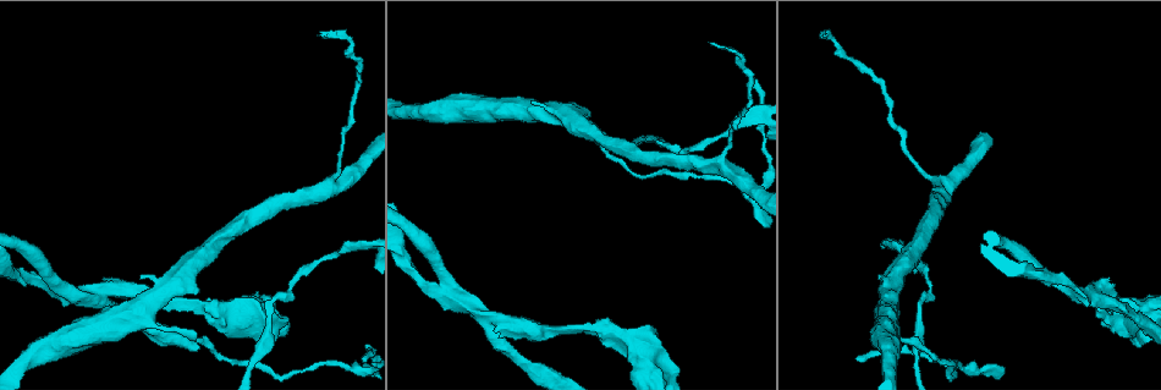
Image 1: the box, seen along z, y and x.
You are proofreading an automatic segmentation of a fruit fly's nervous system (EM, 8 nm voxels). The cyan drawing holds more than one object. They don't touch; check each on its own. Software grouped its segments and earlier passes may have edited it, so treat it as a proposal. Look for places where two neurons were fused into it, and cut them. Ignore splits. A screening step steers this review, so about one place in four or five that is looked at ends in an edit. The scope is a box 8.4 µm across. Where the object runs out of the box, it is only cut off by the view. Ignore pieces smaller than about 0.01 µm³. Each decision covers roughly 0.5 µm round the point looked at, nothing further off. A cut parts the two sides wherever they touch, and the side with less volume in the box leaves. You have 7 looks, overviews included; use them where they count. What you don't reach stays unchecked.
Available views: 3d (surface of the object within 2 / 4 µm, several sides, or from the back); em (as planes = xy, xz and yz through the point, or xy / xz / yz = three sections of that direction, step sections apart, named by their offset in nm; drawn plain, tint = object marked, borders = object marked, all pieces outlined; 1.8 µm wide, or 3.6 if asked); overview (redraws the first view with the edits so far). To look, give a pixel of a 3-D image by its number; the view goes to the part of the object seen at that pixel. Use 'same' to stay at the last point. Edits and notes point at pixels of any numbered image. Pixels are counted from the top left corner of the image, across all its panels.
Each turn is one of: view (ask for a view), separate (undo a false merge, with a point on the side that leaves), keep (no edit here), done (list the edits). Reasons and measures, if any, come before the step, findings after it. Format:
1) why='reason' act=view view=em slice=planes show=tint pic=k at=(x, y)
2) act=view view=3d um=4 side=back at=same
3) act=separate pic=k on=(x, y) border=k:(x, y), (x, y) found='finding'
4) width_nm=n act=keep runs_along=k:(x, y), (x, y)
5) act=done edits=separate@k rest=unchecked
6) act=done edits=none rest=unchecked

why='calibre changes' act=view view=3d um=2 pic=1 at=(561, 327)

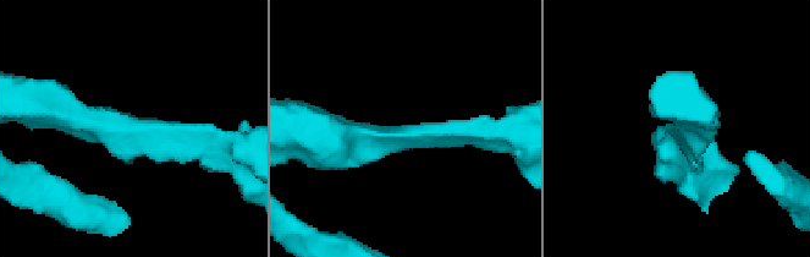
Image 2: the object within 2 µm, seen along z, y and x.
arm_widths_nm=160,320 why='shape alone is not enough' act=view view=em slice=xy step=16 show=borders pic=2 at=(123, 138)

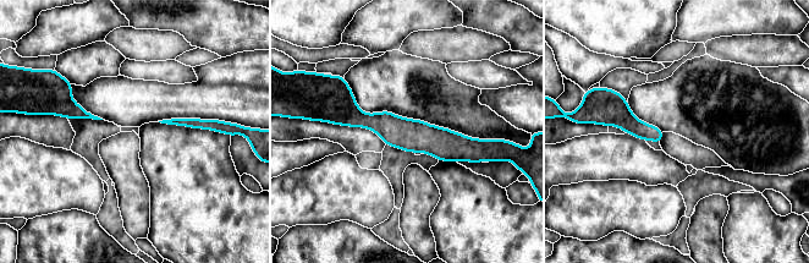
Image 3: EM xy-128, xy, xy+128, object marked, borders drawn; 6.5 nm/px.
why='cut it another way' act=view view=em slice=planes show=borders at=same

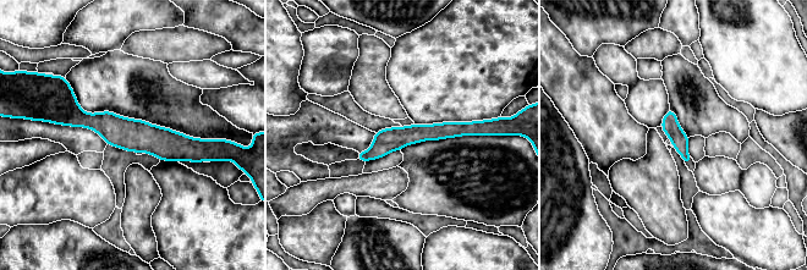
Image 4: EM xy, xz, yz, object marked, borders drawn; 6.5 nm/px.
act=keep runs_along=4:(58, 117), (202, 142) found='one neuron here'

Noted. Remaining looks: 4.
why='branch point' act=view view=em slice=yz step=8 show=tint pic=1 at=(60, 291)

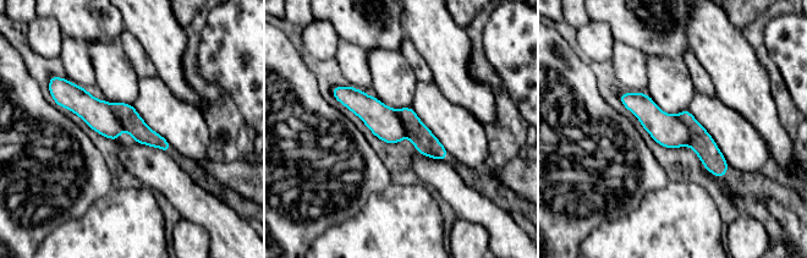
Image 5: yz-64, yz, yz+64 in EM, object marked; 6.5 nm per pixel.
act=view view=em slice=xz step=4 show=tint at=same

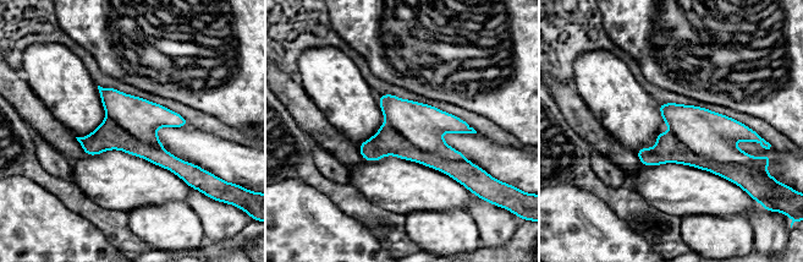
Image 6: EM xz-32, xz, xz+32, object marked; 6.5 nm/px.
act=separate pic=6 on=(708, 134) border=6:(672, 132), (702, 156), (752, 169) found='a second neuron is stuck on'

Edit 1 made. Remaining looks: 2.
act=done edits=separate@6 rest=unchecked

